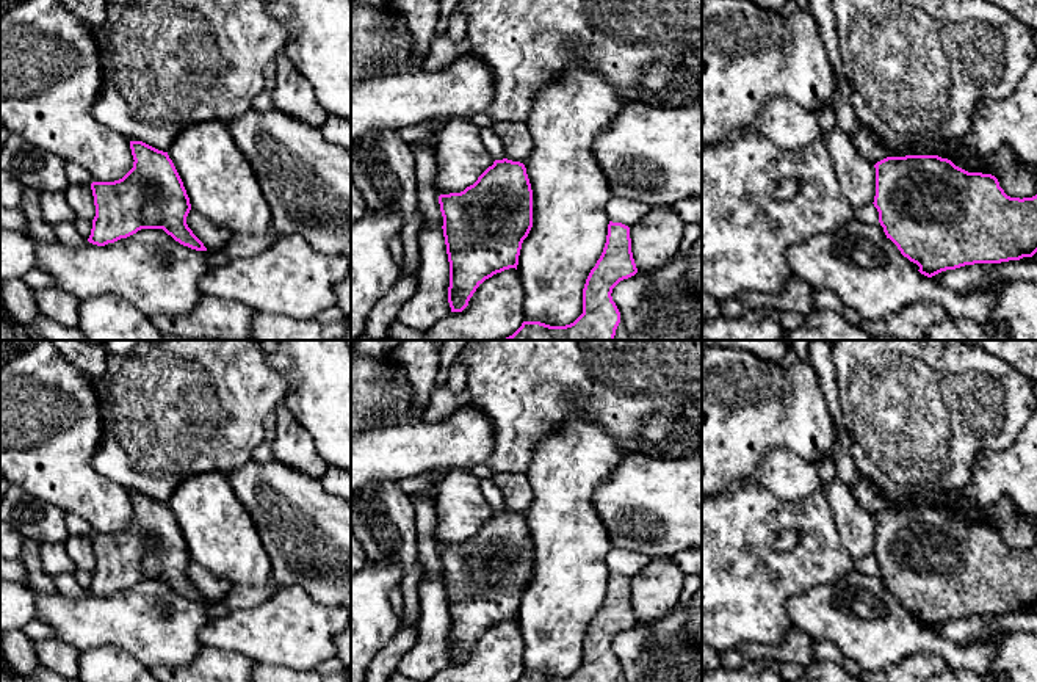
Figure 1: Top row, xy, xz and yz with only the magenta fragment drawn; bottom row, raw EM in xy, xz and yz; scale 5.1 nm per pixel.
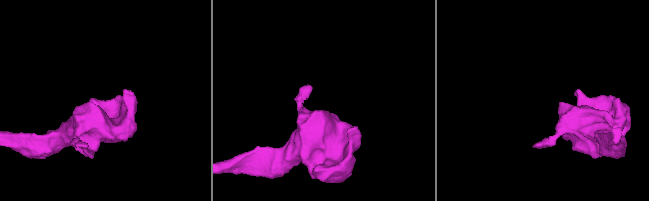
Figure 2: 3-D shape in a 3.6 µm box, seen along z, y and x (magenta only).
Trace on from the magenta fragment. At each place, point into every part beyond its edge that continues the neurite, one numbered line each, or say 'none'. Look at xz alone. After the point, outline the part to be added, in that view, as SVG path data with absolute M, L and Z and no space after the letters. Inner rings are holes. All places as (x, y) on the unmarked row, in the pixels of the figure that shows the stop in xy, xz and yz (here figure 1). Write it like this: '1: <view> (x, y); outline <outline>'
none

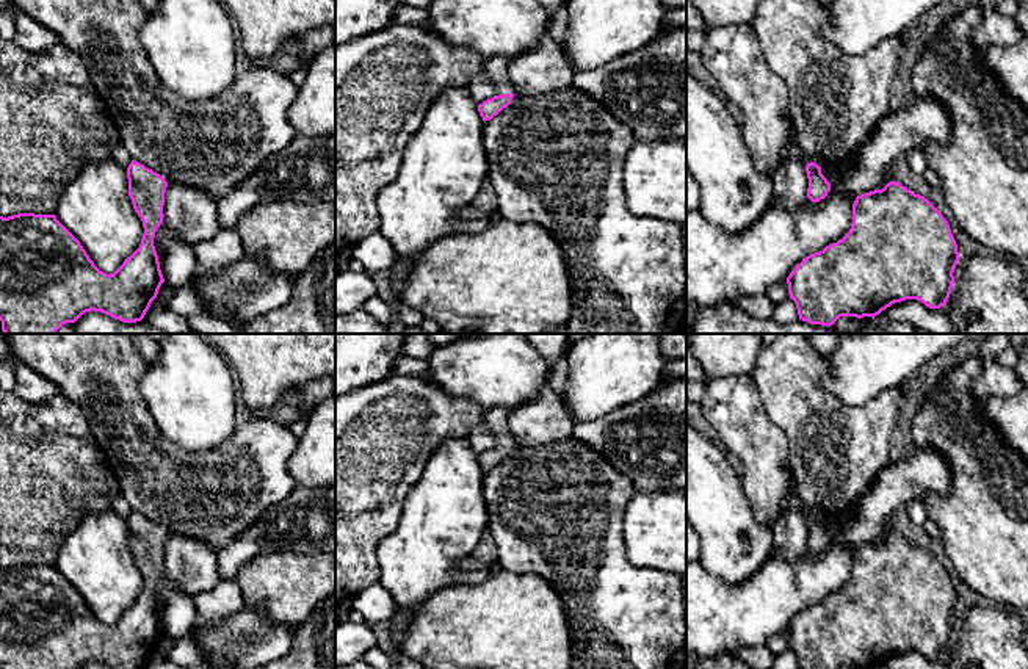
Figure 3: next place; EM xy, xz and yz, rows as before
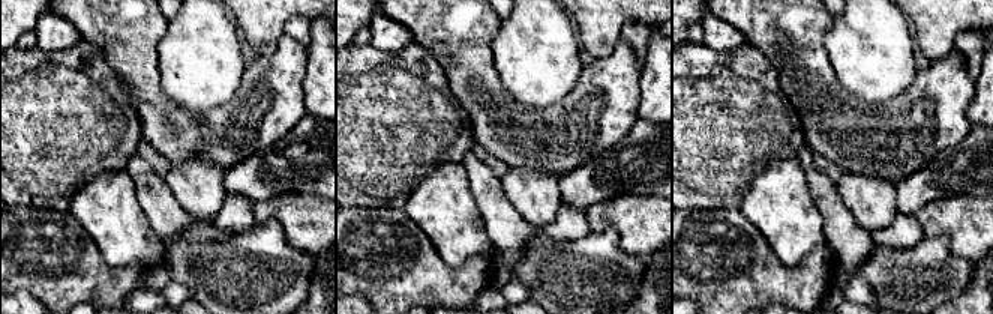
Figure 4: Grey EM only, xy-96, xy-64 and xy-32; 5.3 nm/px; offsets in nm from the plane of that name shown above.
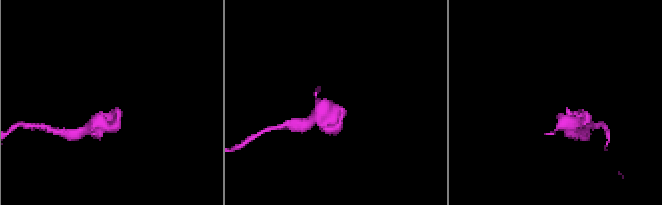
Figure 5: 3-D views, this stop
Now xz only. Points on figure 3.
1: xz (495, 419); outline M494 407L484 414L484 423L495 439L495 445L514 445L516 440L508 425L509 412L505 407Z

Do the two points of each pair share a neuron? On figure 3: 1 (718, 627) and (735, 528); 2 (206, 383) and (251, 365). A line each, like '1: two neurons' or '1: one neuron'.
1: two neurons
2: two neurons

